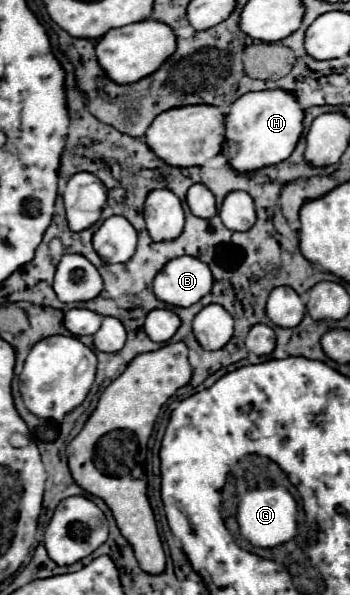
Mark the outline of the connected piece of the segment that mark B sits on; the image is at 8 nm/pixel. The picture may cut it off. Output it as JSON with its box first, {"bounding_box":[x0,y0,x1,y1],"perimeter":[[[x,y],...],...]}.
{"bounding_box":[154,257,212,307],"perimeter":[[[176,257],[154,279],[154,295],[174,307],[190,307],[212,289],[212,273],[196,257]]]}

